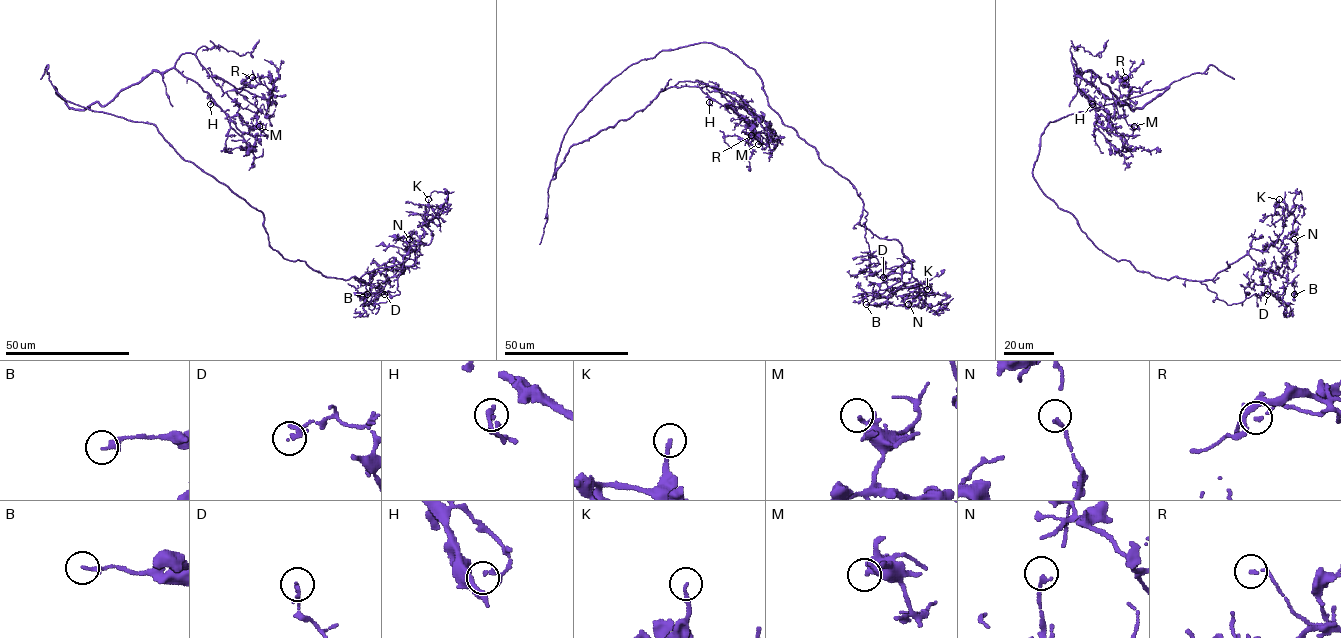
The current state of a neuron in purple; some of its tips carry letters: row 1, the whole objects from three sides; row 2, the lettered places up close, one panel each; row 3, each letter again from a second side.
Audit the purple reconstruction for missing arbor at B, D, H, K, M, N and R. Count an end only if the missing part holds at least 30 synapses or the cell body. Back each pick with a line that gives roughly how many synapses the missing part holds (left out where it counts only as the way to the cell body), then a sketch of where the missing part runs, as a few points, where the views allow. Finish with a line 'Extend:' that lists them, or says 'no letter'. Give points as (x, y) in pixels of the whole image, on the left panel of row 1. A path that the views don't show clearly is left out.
Extend: no letter

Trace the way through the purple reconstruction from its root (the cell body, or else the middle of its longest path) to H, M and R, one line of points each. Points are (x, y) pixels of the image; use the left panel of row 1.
H: (166, 141), (152, 124), (94, 111), (54, 86), (83, 110), (107, 105), (152, 71), (176, 68), (210, 104)
M: (166, 141), (152, 124), (54, 86), (83, 110), (176, 68), (240, 131), (259, 126)
R: (166, 141), (152, 124), (54, 86), (69, 108), (107, 105), (192, 53), (210, 75), (269, 100), (252, 77)

